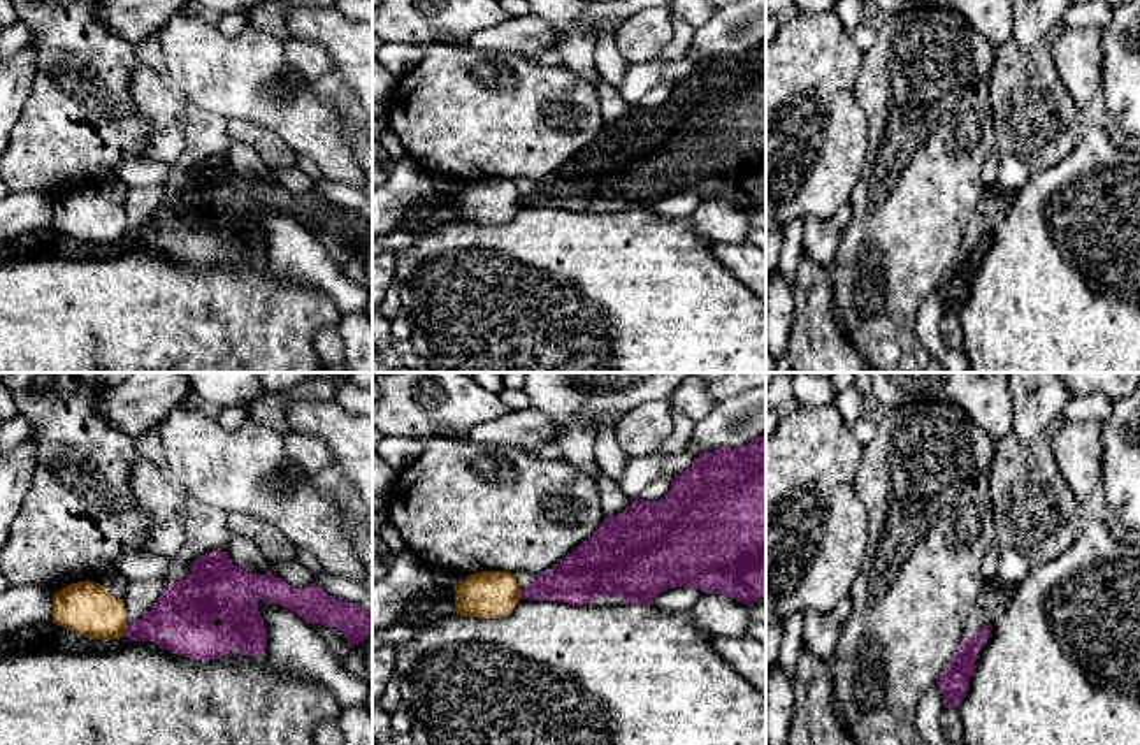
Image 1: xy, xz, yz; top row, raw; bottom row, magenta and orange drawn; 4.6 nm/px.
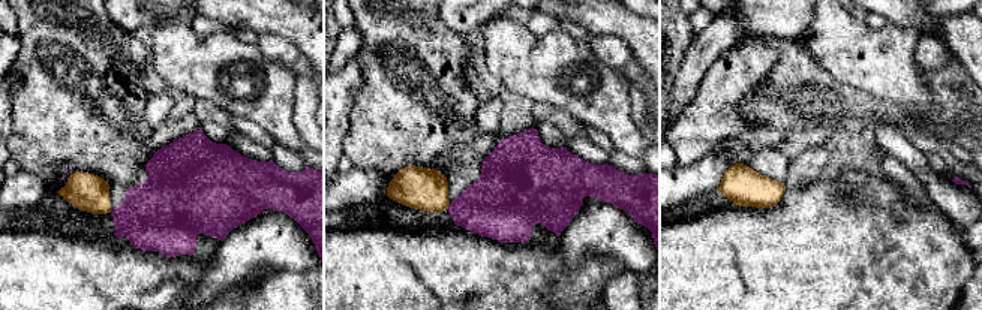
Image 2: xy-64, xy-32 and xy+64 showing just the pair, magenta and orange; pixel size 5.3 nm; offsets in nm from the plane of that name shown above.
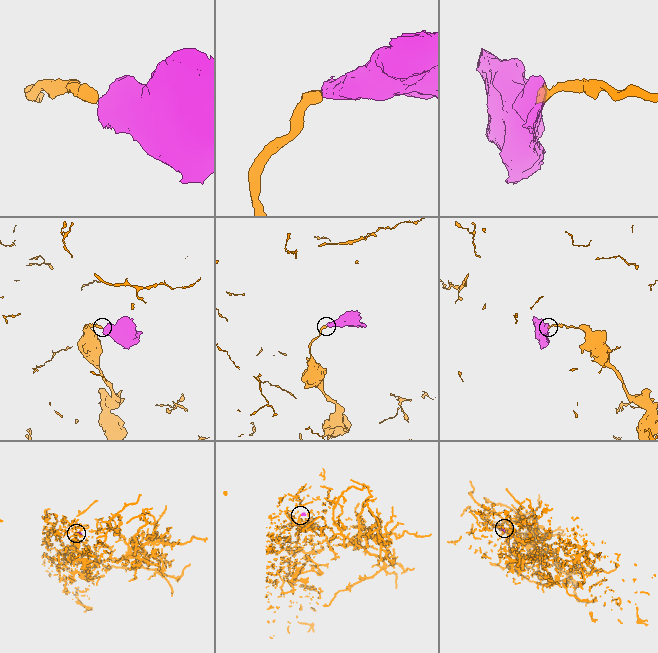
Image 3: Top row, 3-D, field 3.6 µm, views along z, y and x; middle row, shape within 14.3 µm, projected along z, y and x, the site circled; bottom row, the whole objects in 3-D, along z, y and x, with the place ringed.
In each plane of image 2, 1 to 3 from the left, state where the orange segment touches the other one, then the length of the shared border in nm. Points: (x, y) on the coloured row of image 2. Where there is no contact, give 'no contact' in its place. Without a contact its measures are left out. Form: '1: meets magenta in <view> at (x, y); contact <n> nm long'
1: no contact
2: meets magenta in xy-32 at (449, 207); contact 40 nm long
3: no contact

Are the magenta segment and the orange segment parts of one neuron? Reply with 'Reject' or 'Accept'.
Reject

